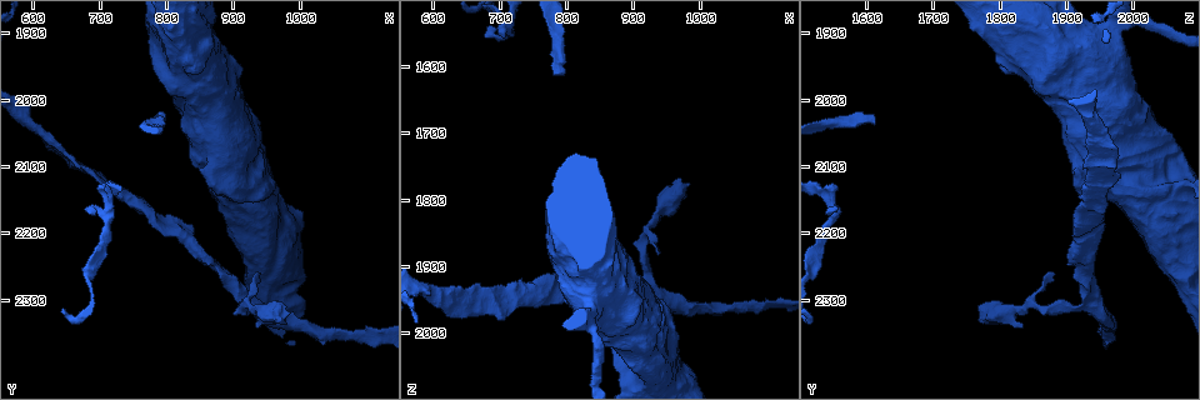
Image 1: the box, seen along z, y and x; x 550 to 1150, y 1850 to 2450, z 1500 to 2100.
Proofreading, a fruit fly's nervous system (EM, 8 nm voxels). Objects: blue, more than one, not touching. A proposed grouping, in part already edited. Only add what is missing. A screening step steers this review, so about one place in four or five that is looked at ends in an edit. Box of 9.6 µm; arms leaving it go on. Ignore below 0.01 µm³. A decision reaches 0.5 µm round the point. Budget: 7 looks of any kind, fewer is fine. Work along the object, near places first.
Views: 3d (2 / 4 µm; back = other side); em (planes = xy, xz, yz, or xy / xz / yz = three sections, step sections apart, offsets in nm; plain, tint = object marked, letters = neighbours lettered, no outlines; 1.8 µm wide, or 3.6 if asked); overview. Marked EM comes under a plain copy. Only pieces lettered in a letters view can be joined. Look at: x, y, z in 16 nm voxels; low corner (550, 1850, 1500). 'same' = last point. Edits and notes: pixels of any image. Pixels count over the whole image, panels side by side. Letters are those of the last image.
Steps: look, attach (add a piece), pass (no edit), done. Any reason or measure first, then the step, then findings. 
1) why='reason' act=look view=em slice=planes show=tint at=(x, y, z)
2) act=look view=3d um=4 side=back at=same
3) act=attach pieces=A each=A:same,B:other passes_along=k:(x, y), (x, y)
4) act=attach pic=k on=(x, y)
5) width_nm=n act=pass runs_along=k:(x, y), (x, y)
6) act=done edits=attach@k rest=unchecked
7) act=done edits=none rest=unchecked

why='free end' act=look view=em slice=xz step=8 show=letters at=(700, 2110, 1975)

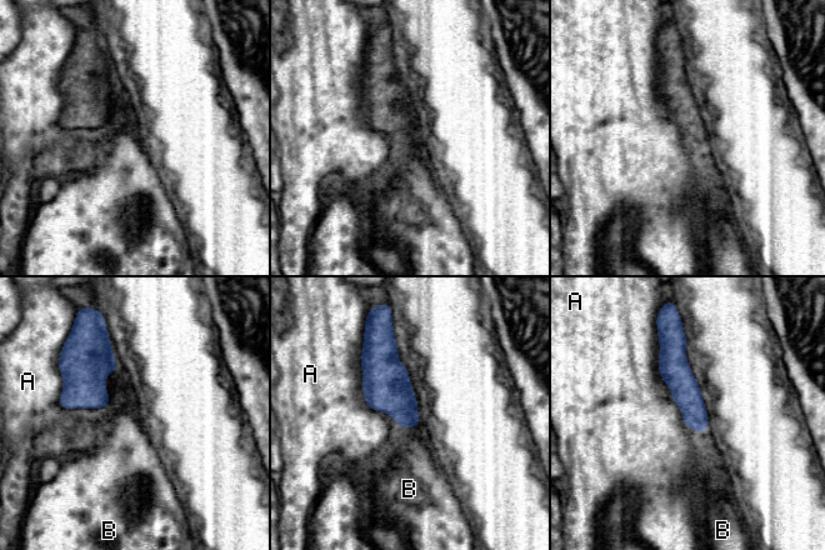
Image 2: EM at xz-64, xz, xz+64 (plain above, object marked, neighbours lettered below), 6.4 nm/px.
longest_contact=A:700nm act=pass each=A:other,B:other runs_along=2:(680, 343), (679, 379), (701, 429) found='no lettered piece goes on from it'

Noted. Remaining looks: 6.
why='an open end' act=look view=em slice=planes show=letters at=(835, 2190, 1955)

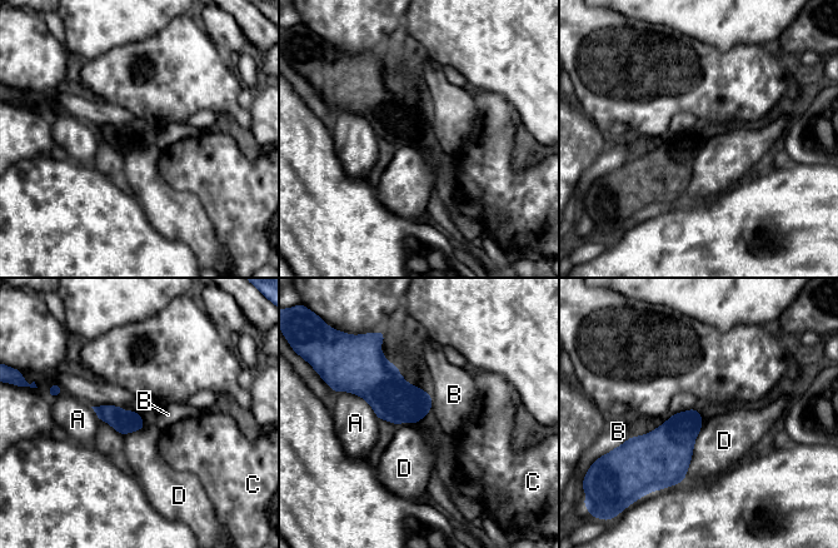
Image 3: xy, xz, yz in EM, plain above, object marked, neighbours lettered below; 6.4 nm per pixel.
width_nm=140 act=pass each=A:other,B:other,C:other,D:other border=3:(704, 422), (683, 479) found='no lettered piece goes on from it'

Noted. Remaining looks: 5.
why='an open end' act=look view=em slice=planes show=letters at=(780, 2035, 1615)

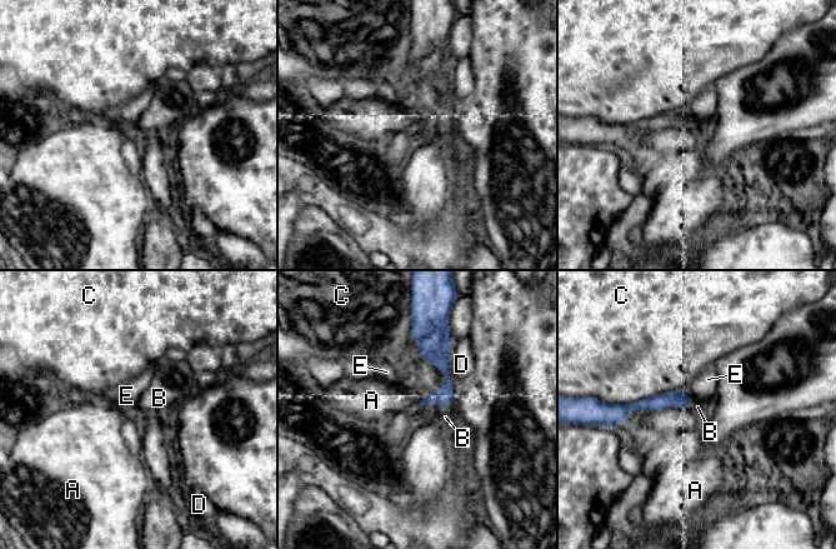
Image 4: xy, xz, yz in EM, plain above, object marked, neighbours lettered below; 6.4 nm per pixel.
act=attach pieces=B each=A:other,B:same,C:other,D:other,E:other found='the neuron continues'

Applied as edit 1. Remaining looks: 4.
act=done edits=attach@4 rest=unchecked

